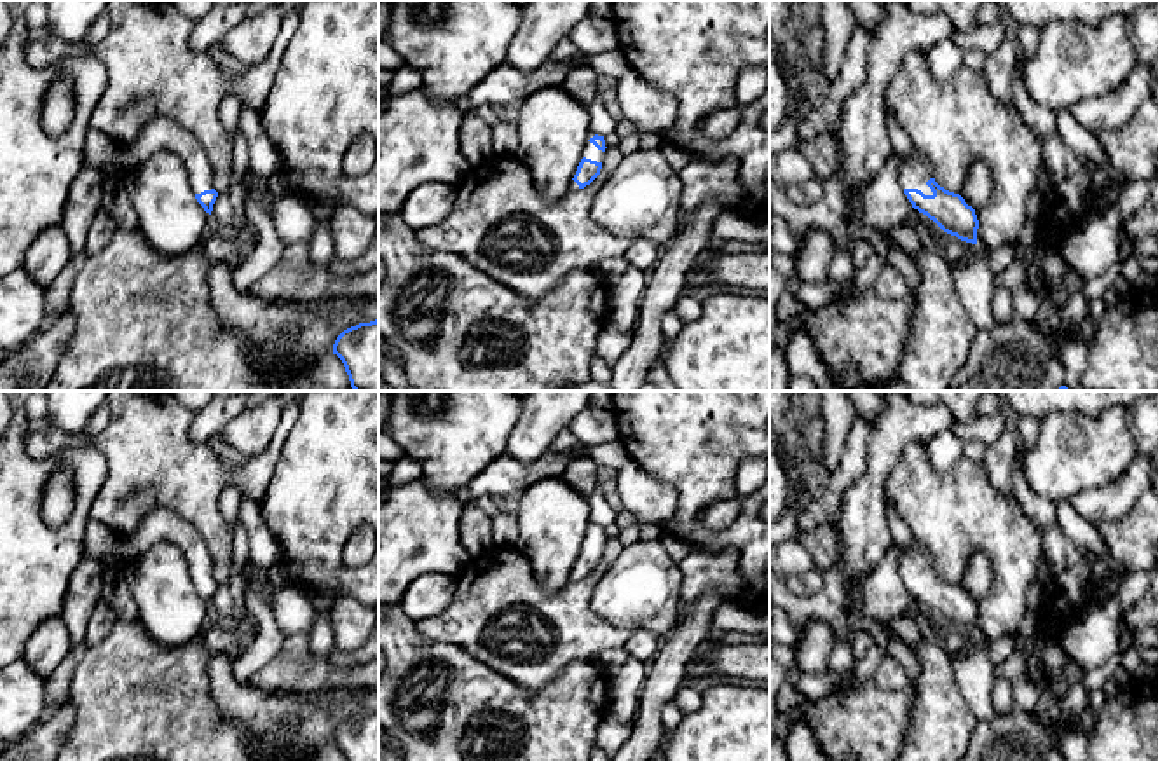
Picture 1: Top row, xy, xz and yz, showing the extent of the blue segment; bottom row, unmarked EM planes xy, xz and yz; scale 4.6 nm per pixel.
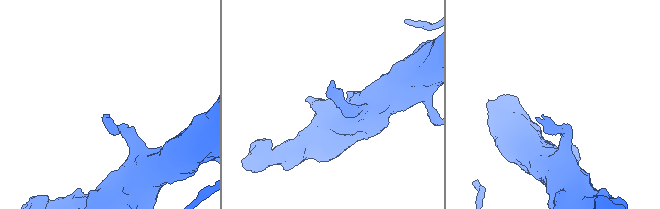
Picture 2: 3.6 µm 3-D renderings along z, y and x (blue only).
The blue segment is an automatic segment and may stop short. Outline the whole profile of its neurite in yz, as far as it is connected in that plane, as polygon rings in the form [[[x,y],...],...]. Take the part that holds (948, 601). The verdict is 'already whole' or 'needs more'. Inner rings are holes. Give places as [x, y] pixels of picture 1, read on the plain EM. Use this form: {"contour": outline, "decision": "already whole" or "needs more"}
{"contour": [[[919,543],[900,546],[898,571],[914,600],[933,611],[944,623],[977,635],[975,600],[959,585],[935,572],[931,553]]], "decision": "needs more"}

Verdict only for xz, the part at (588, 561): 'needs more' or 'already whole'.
needs more

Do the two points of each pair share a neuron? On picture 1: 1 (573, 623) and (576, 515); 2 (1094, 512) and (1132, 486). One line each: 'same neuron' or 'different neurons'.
1: different neurons
2: same neuron

